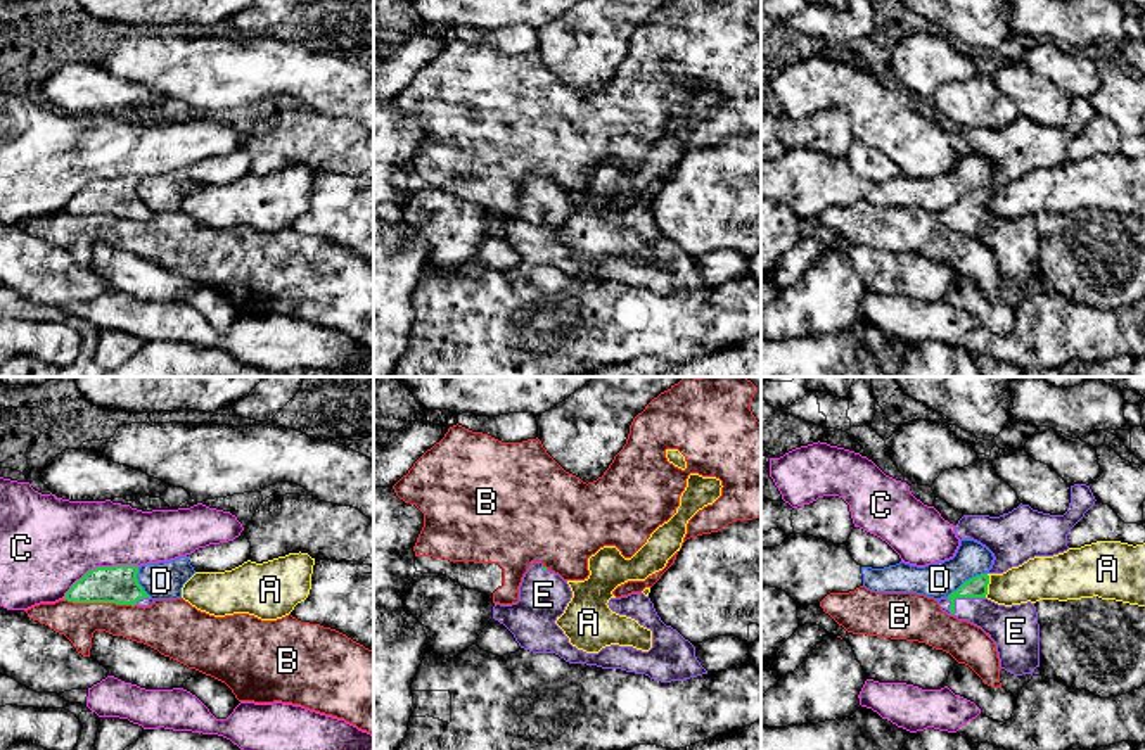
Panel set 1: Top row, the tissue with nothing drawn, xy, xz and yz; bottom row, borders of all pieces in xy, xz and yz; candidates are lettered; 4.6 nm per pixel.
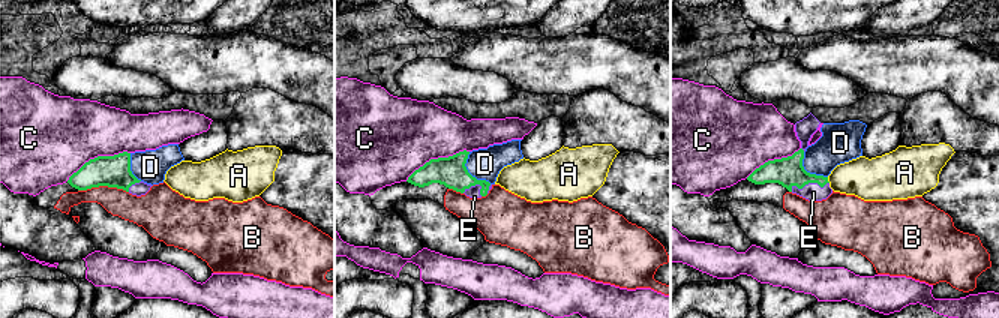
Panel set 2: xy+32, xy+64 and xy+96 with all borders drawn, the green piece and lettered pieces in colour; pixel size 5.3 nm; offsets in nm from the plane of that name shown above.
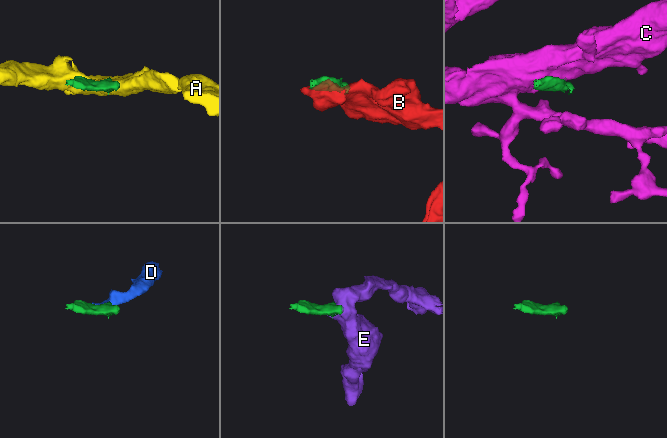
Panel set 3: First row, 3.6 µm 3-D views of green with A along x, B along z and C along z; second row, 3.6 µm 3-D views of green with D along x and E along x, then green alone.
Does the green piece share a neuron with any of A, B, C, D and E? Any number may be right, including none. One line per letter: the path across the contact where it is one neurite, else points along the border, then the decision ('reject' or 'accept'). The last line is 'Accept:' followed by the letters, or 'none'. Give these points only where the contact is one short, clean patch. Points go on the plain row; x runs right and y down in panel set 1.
A: along yz (988, 187), (988, 206), (985, 209) | reject
B: reject
C: reject
D: reject
E: accept
Accept: E

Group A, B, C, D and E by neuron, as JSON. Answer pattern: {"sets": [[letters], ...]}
{"sets": [["A"], ["B"], ["C"], ["D"], ["E"]]}

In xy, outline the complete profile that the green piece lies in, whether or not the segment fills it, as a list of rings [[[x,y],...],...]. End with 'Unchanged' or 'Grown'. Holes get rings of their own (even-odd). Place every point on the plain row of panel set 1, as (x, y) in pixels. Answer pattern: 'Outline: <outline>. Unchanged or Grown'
Outline: [[[137,178],[92,181],[71,199],[64,213],[73,216],[150,219],[154,213],[138,197],[137,187]]]. Grown

